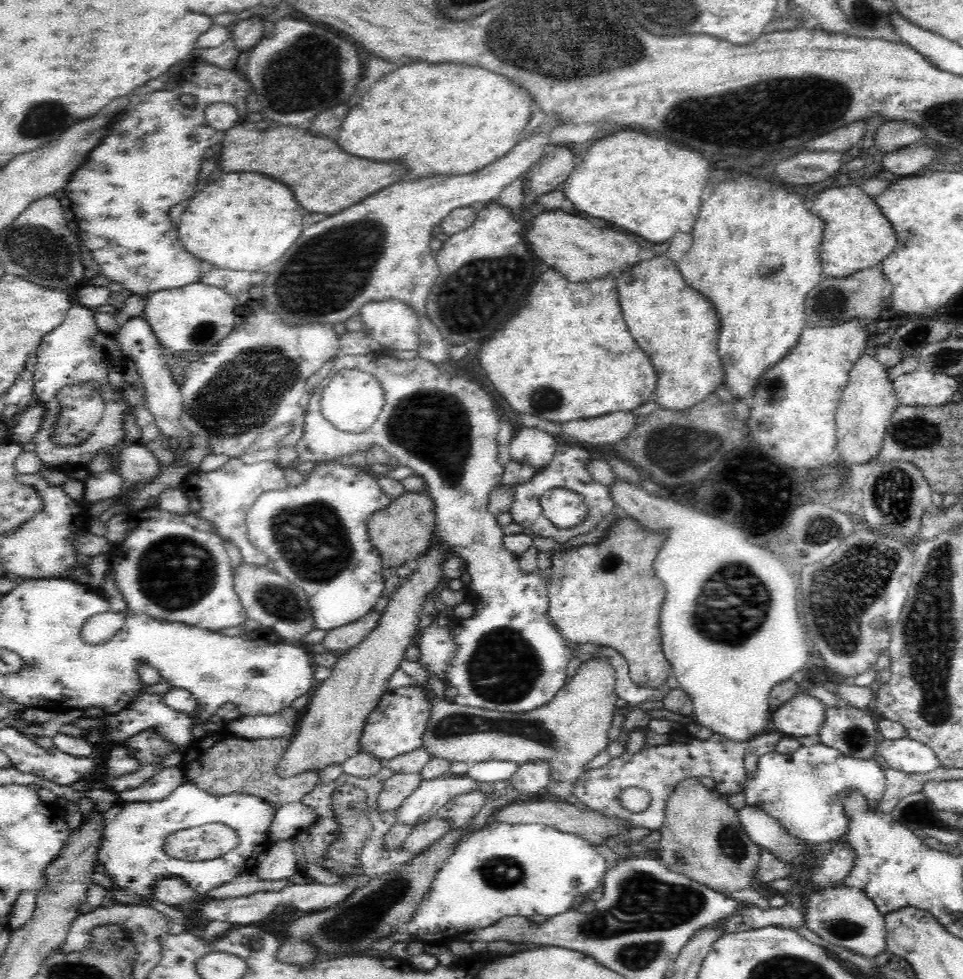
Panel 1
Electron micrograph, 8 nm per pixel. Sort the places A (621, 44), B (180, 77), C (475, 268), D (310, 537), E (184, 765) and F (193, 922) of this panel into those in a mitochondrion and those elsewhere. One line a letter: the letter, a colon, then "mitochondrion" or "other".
A: mitochondrion
B: other
C: mitochondrion
D: mitochondrion
E: other
F: other

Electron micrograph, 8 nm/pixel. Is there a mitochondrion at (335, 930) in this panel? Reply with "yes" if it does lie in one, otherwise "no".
yes

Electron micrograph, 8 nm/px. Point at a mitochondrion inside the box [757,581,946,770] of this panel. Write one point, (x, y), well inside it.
(855, 738)

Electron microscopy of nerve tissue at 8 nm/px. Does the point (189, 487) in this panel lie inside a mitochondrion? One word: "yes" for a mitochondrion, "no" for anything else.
no

